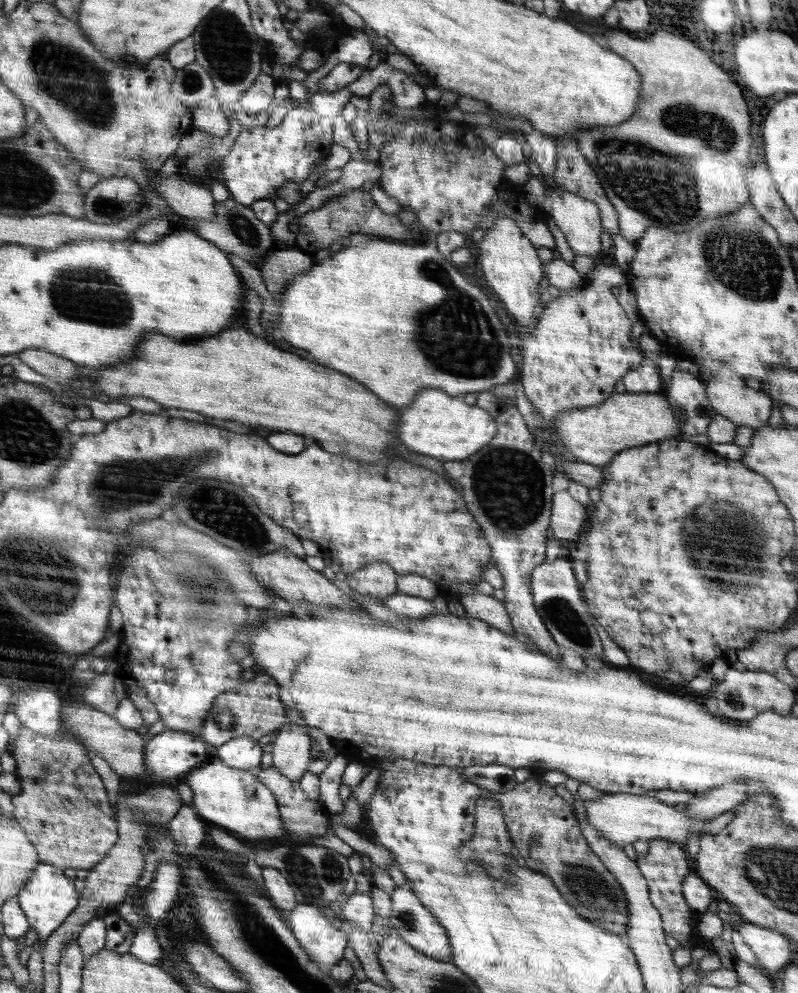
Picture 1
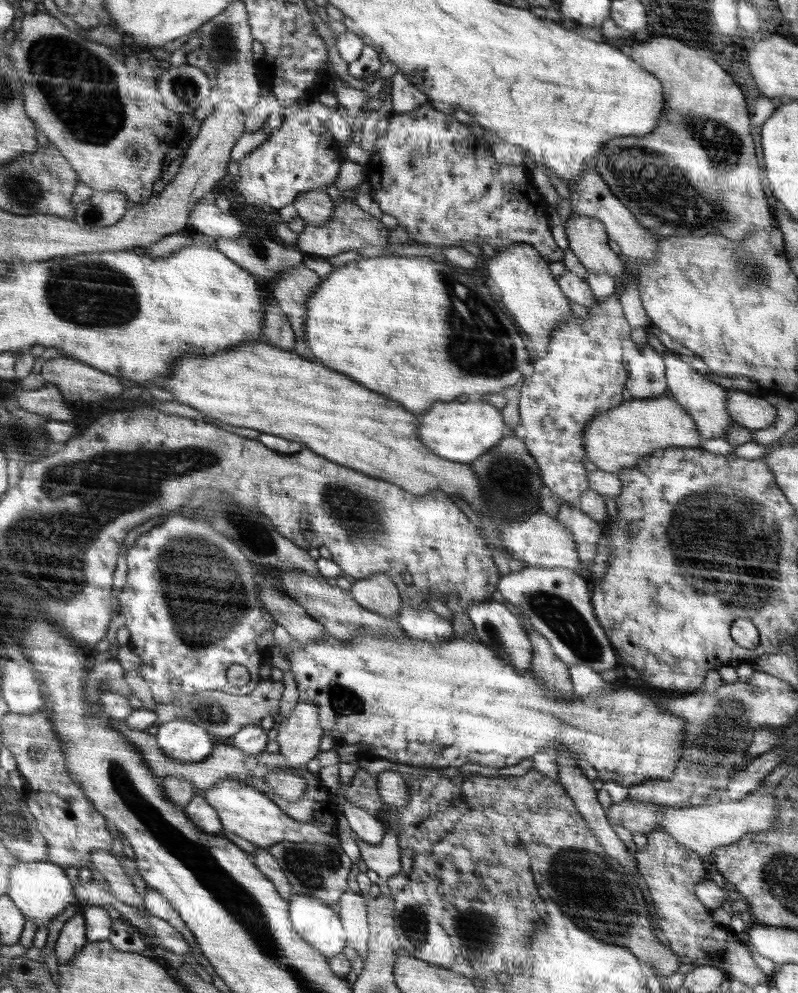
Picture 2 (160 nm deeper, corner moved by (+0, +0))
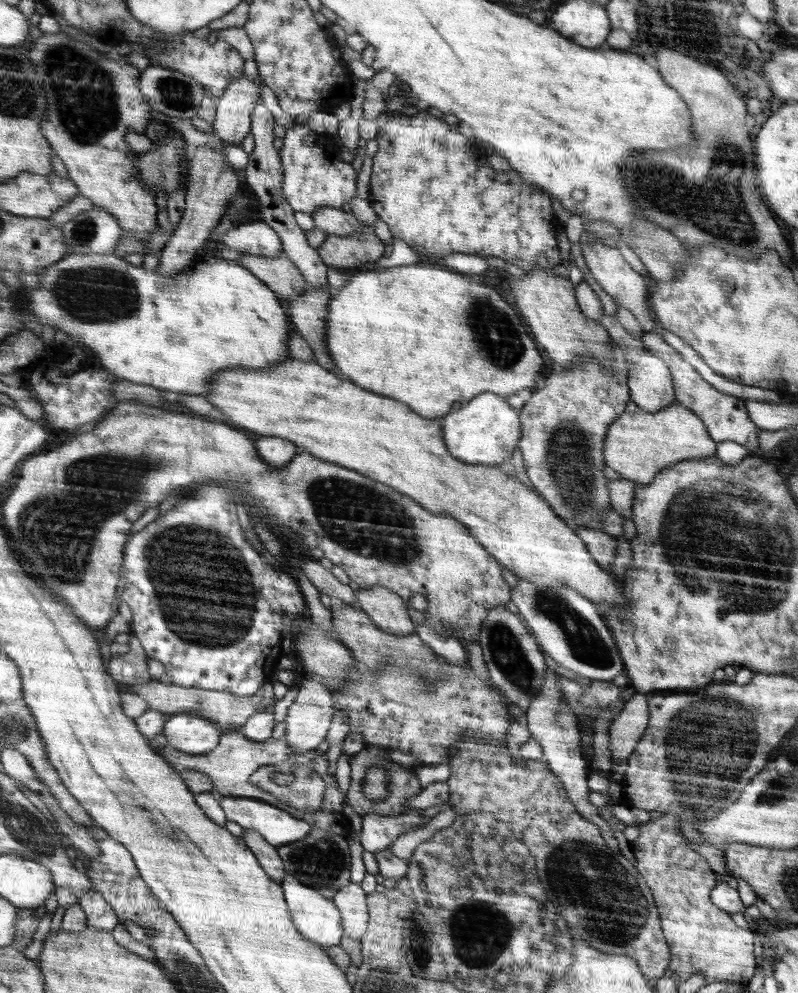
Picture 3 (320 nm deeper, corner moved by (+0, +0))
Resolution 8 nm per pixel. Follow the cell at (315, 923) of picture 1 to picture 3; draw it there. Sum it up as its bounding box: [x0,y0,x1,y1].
[282,875,342,948]

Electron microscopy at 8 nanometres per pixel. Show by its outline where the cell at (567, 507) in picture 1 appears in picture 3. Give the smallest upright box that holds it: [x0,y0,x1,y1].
[575,527,618,570]

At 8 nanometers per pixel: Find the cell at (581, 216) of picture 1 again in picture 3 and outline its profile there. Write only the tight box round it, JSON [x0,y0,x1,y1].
[582,242,656,333]

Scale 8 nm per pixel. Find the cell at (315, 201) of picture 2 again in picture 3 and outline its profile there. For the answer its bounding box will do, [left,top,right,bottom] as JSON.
[312,207,363,237]

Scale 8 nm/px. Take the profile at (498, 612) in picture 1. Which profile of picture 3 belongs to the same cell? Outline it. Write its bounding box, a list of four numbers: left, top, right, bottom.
[478,607,546,711]

